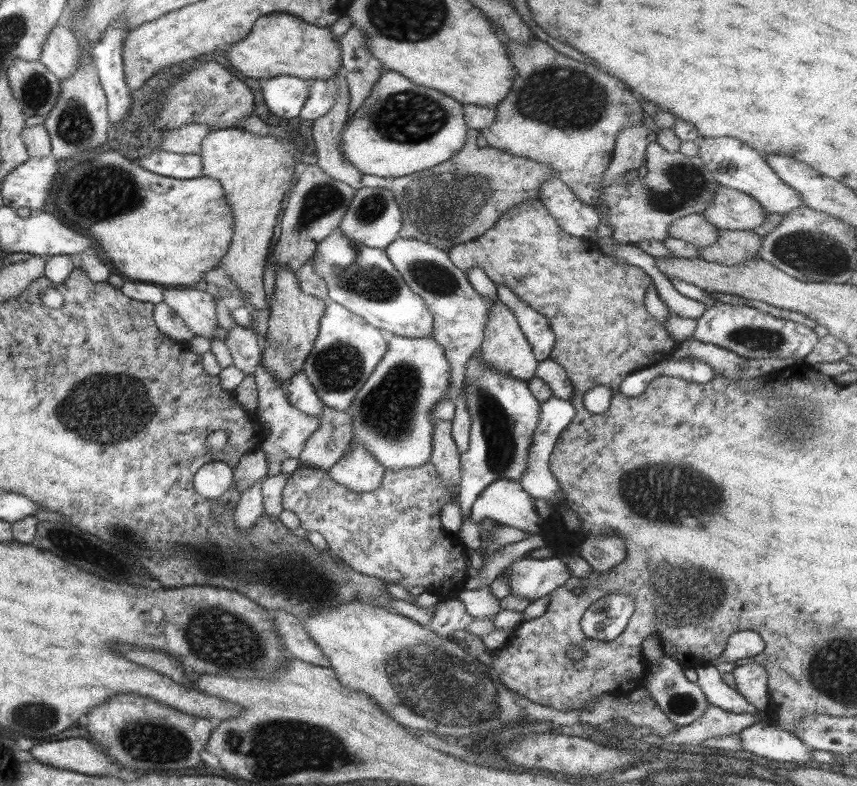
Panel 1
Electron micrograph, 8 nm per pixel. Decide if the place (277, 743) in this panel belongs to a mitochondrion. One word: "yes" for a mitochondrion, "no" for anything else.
yes

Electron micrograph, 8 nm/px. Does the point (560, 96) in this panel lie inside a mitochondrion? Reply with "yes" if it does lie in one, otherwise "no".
yes

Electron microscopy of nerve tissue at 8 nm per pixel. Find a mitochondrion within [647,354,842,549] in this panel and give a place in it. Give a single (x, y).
(797, 423)

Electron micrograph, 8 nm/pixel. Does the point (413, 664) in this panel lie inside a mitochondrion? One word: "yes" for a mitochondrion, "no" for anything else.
yes

